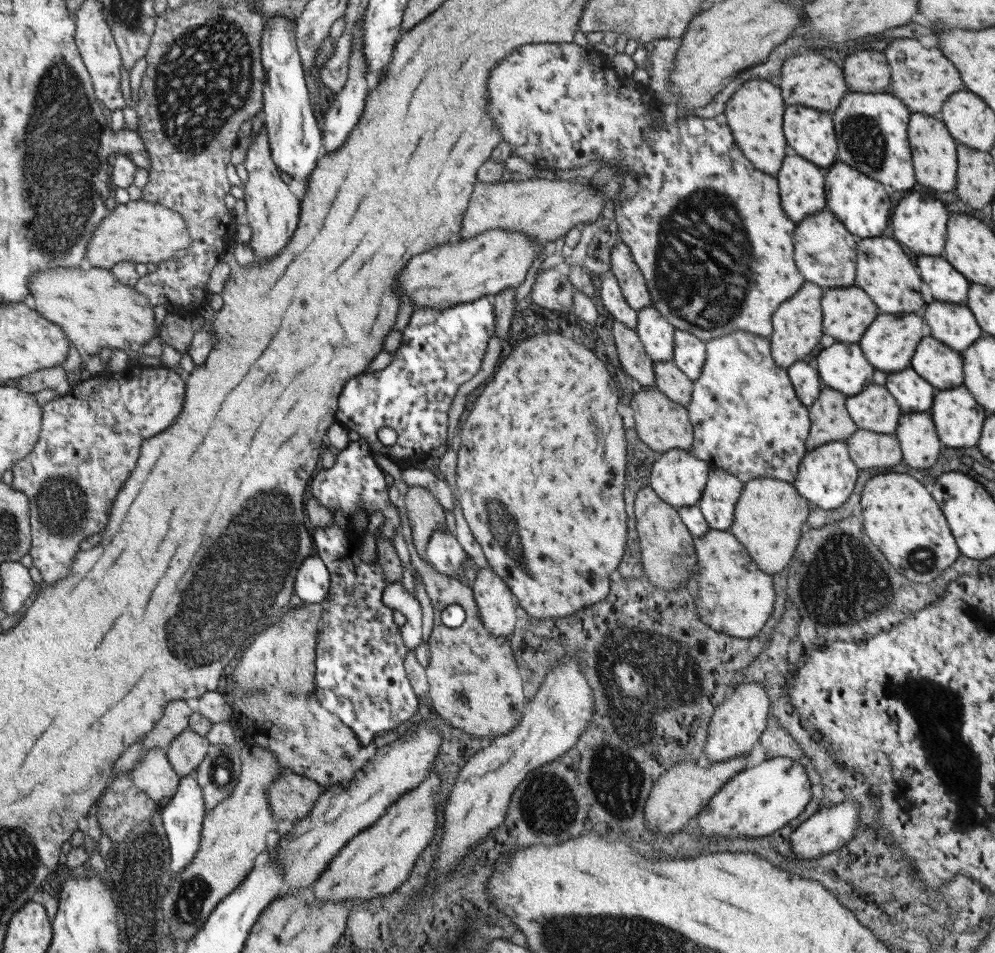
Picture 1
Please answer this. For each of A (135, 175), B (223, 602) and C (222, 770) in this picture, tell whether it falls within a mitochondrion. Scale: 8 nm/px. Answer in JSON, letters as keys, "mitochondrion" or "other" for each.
{"A":"other","B":"mitochondrion","C":"mitochondrion"}

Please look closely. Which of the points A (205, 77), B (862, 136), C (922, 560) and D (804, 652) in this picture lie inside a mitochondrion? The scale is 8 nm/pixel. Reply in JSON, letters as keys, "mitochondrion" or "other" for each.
{"A":"mitochondrion","B":"mitochondrion","C":"mitochondrion","D":"other"}

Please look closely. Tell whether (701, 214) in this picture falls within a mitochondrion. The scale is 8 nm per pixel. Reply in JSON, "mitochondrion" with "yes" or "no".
{"mitochondrion":"yes"}

